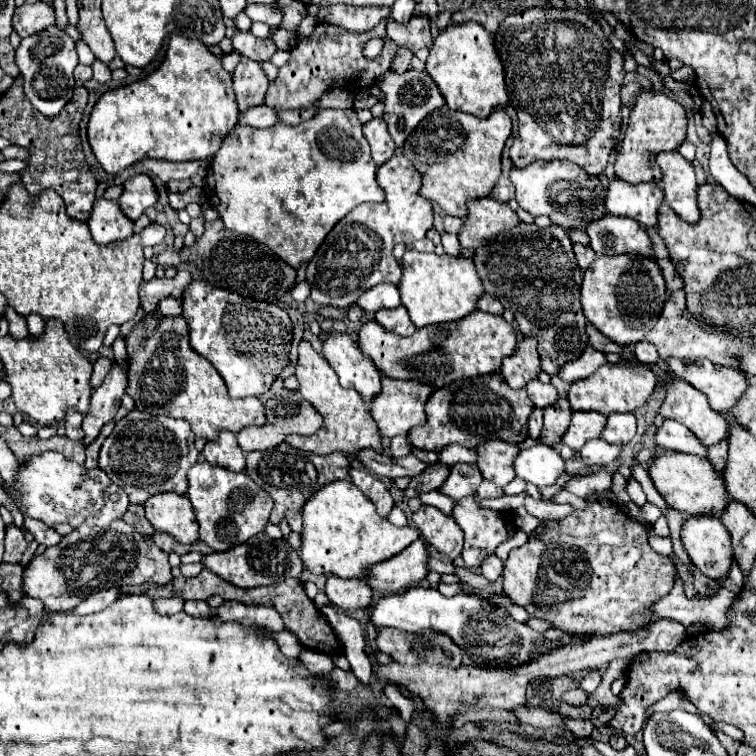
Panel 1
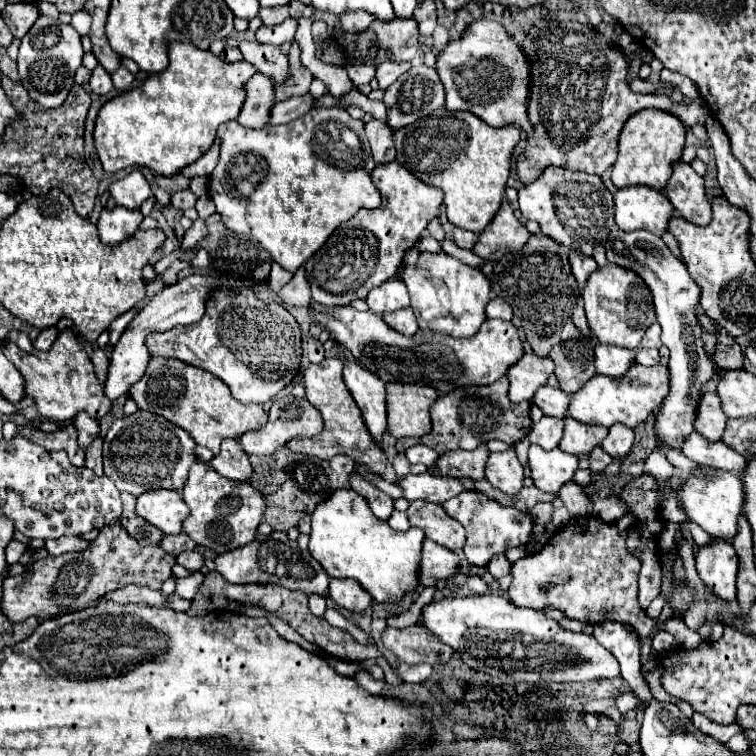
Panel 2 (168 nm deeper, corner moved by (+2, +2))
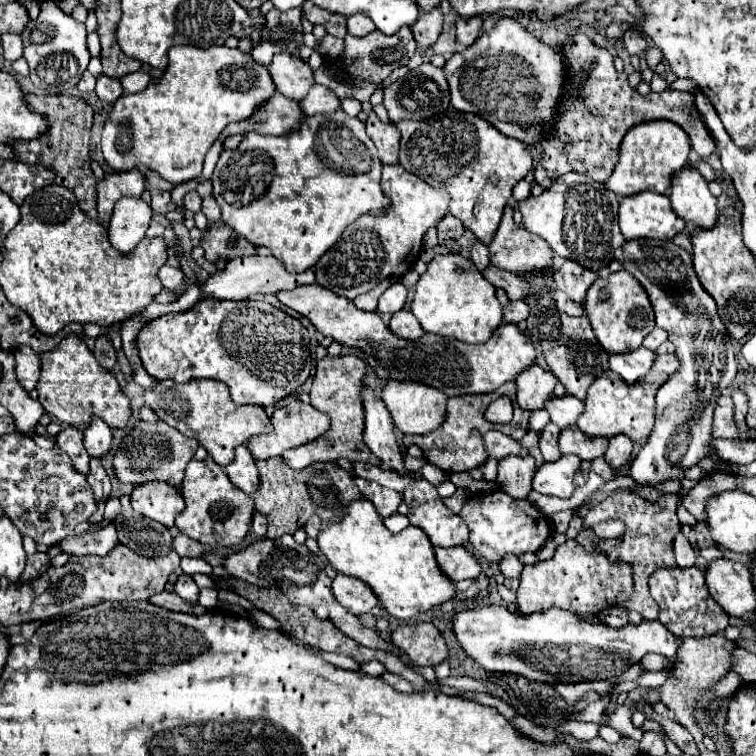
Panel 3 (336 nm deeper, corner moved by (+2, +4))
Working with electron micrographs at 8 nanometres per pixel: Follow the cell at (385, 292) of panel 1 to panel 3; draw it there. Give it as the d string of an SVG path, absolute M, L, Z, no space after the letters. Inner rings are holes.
M396 282L392 284L380 298L378 302L378 312L386 312L386 314L394 314L398 310L404 308L406 304L406 298L408 298L408 290L402 282Z

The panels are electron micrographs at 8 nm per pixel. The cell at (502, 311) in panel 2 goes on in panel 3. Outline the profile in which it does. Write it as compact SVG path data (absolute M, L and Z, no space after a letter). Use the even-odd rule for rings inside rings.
M518 300L518 302L510 302L506 308L504 308L504 322L512 322L512 324L518 324L522 320L526 320L530 314L530 308L526 302Z

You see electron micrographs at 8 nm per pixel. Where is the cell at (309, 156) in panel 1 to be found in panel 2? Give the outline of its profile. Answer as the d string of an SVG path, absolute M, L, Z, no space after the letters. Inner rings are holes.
M314 108L292 124L266 126L260 130L246 128L236 120L230 120L218 128L218 138L220 162L210 176L210 196L222 216L222 222L236 234L254 236L272 254L272 258L292 274L342 222L352 218L360 208L380 206L380 192L370 180L370 172L376 164L364 136L364 124L340 108ZM250 174L258 174L258 178L250 182ZM250 184L252 190L248 188ZM248 190L248 196L240 196Z

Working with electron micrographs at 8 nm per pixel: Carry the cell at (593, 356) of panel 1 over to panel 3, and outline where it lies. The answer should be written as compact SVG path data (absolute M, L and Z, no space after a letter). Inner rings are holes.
M640 346L634 352L628 352L626 356L610 356L610 370L620 374L628 384L634 384L642 380L654 366L656 352Z

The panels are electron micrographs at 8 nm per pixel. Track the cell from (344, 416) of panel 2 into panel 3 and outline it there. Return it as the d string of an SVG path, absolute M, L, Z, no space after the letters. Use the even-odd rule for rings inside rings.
M326 356L318 360L316 376L312 382L310 398L312 406L320 412L328 414L332 420L332 428L328 430L328 436L318 438L310 444L286 450L282 454L284 464L290 468L302 470L314 462L332 462L336 458L348 458L350 462L366 462L372 466L380 466L380 460L366 448L362 440L364 432L364 404L362 404L362 386L366 378L366 364L358 356Z

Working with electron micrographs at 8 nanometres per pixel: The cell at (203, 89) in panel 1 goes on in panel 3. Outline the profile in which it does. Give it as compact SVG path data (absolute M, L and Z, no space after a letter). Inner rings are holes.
M174 46L168 50L168 54L172 54L172 58L158 82L150 82L146 90L138 94L124 94L122 100L114 102L114 108L102 132L102 152L108 166L116 172L148 168L158 172L170 184L178 186L200 178L204 156L216 142L220 132L230 122L248 120L262 104L266 104L274 96L276 86L268 68L254 62L250 54L244 54L238 48L214 46L202 50L194 46Z

